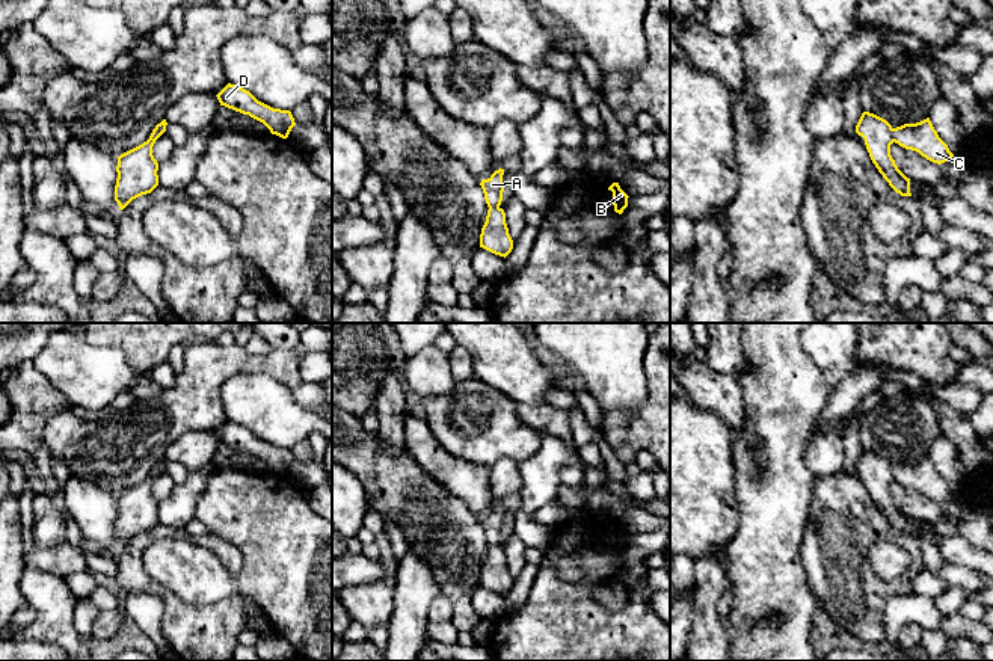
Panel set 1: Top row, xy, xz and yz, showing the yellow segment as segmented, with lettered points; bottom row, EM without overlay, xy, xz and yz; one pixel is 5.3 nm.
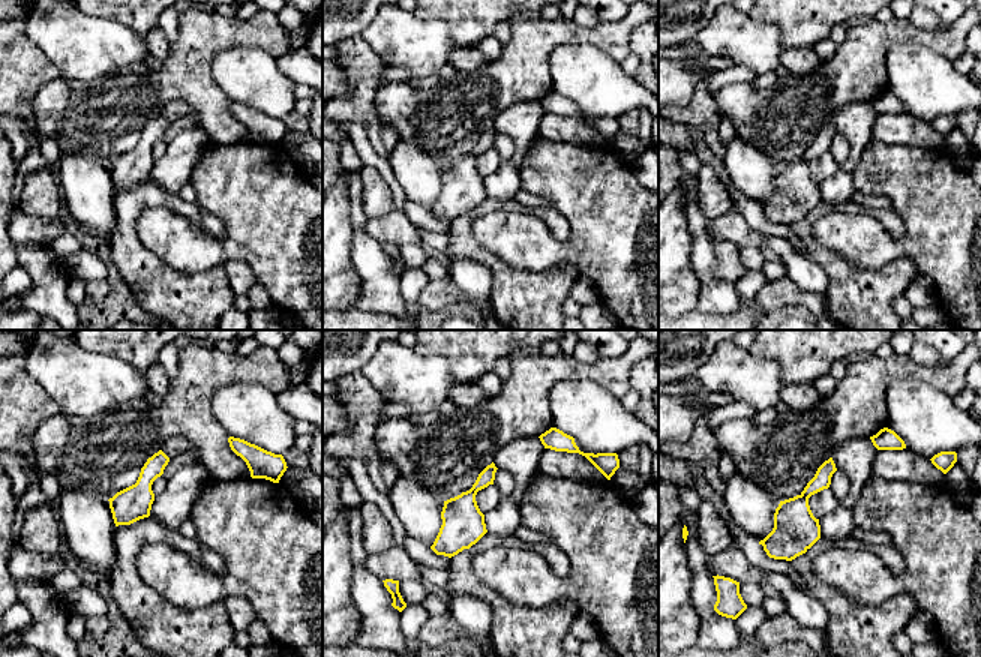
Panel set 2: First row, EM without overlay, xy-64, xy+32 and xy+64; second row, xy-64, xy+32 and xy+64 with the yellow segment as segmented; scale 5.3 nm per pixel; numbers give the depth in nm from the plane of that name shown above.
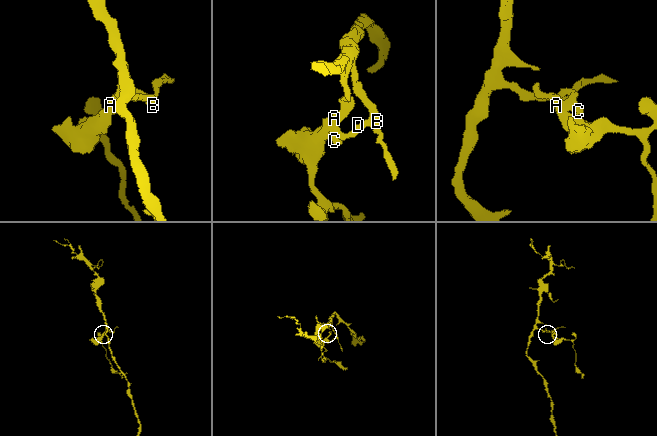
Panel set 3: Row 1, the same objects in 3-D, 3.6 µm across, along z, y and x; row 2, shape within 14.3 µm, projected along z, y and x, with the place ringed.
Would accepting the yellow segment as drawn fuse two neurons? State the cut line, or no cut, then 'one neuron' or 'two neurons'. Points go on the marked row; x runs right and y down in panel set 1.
yz (894, 129), (892, 141) | two neurons

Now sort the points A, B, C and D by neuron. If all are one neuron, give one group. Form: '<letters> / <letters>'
A / B C D

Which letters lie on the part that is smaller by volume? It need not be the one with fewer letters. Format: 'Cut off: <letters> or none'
Cut off: A

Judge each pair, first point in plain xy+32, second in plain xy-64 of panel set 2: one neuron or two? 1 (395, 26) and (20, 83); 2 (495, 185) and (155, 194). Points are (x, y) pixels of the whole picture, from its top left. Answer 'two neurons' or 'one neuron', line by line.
1: two neurons
2: two neurons

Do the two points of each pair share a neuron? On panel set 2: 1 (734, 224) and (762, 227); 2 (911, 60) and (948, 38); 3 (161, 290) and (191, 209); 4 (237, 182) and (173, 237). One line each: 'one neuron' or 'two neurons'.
1: two neurons
2: two neurons
3: one neuron
4: one neuron

